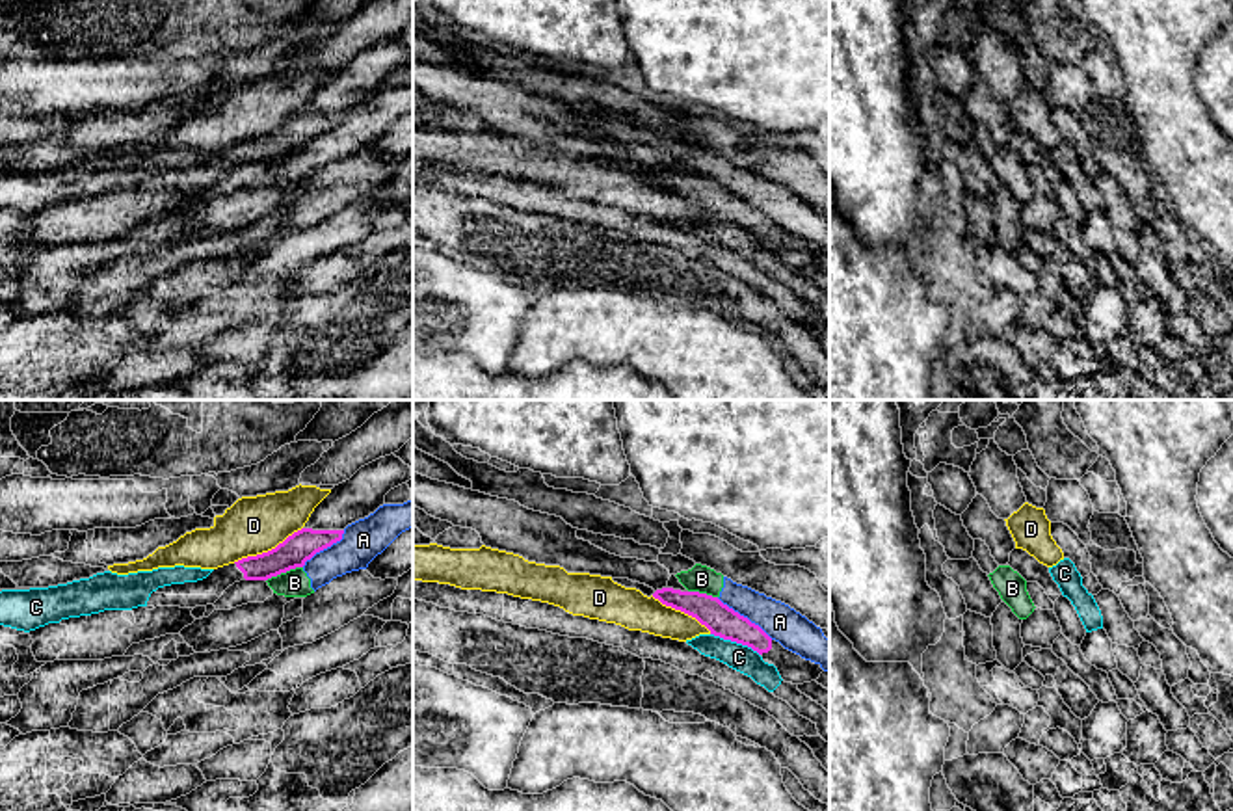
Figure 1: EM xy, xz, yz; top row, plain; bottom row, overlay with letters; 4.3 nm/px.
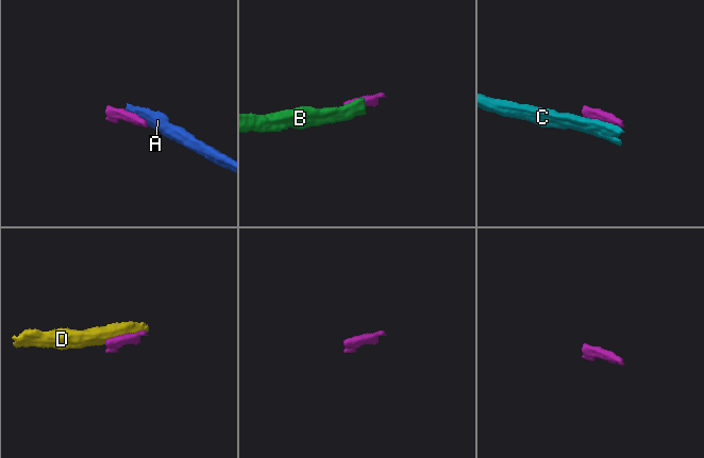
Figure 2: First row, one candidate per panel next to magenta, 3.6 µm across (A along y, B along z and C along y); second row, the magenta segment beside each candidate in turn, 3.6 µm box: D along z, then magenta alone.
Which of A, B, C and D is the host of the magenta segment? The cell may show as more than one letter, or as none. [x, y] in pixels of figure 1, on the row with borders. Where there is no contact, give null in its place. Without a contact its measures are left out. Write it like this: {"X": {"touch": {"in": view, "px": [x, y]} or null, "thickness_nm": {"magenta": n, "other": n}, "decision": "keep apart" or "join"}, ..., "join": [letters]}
{"A": {"touch": {"in": "xz", "px": [742, 616]}, "thickness_nm": {"magenta": 140, "other": 160}, "decision": "keep apart"}, "B": {"touch": {"in": "xy", "px": [283, 571]}, "thickness_nm": {"magenta": 140, "other": 120}, "decision": "keep apart"}, "C": {"touch": {"in": "xz", "px": [735, 640]}, "thickness_nm": {"magenta": 140, "other": 120}, "decision": "keep apart"}, "D": {"touch": {"in": "xy", "px": [268, 551]}, "thickness_nm": {"magenta": 140, "other": 260}, "decision": "keep apart"}, "join": []}

